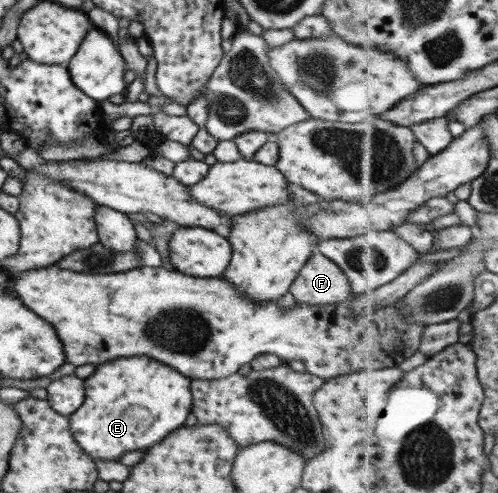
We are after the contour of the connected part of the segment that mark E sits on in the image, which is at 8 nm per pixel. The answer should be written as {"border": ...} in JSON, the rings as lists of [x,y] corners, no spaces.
{"border":[[[122,358],[100,364],[84,384],[86,400],[68,417],[70,434],[96,460],[118,462],[126,452],[150,448],[182,427],[192,412],[192,379],[148,358]]]}

